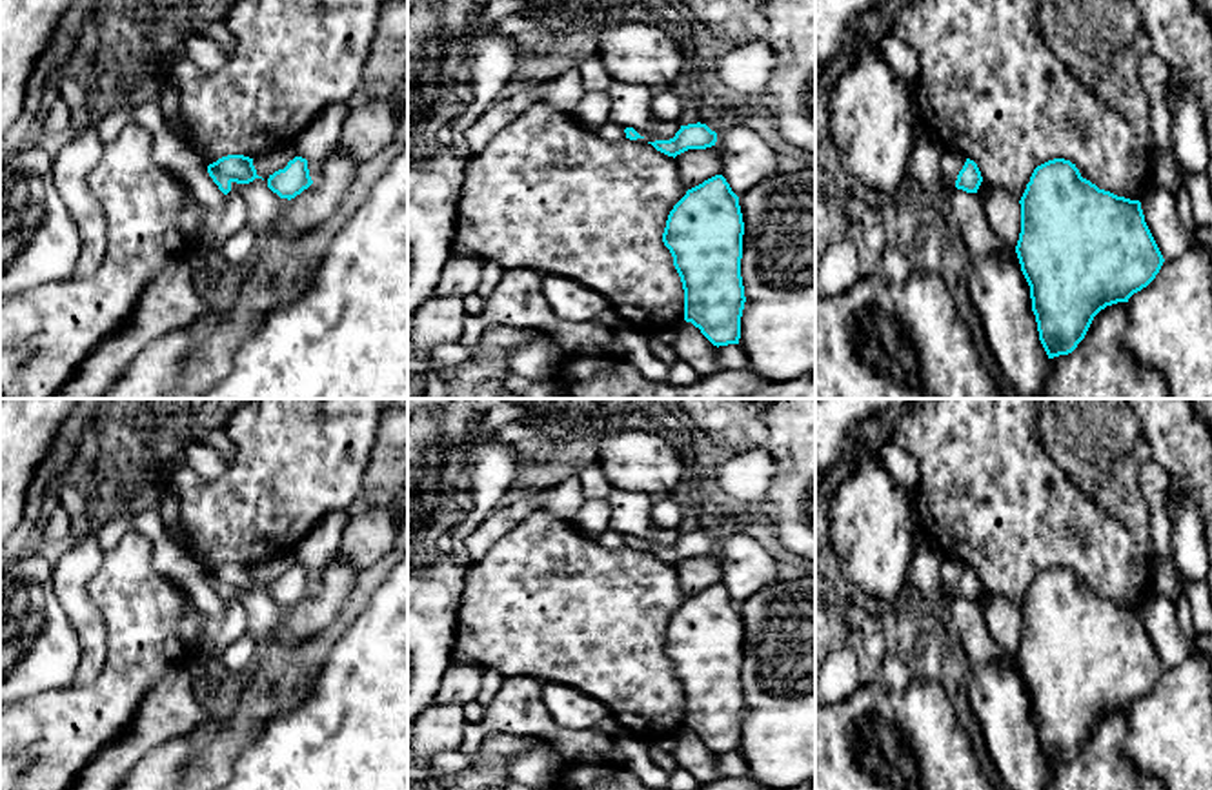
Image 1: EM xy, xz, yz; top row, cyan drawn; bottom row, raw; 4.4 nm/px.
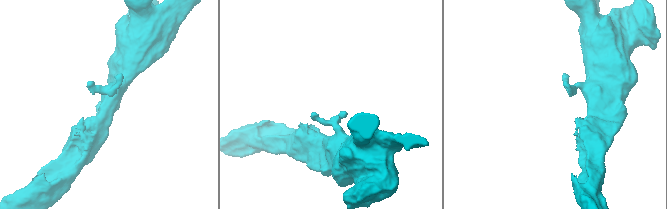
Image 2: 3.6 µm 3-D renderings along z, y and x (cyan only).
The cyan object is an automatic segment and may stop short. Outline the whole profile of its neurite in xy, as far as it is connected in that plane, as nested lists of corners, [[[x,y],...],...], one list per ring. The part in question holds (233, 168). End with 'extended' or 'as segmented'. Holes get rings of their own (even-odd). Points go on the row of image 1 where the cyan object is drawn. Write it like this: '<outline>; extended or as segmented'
[[[244,155],[222,157],[207,166],[207,173],[224,195],[231,191],[233,182],[249,184],[255,178],[262,178],[257,175],[253,158]]]; as segmented

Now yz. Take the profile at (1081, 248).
[[[1054,158],[1037,166],[1019,204],[1015,253],[1030,286],[1039,340],[1048,359],[1068,355],[1085,339],[1094,317],[1146,288],[1165,258],[1145,222],[1141,202],[1099,189],[1070,160]]]; as segmented

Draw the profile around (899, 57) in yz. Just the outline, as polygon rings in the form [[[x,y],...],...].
[[[894,33],[883,35],[879,42],[881,55],[894,75],[914,89],[919,78],[919,55]]]

